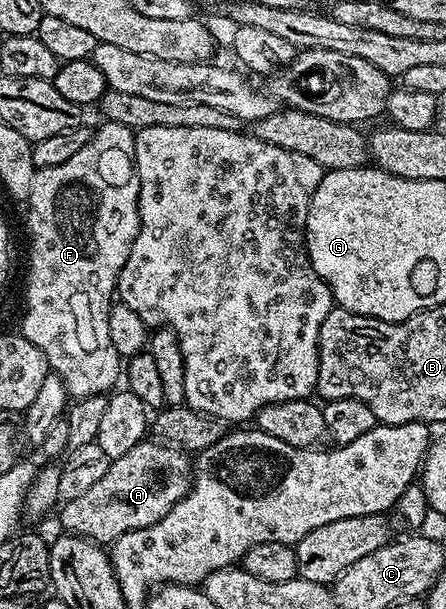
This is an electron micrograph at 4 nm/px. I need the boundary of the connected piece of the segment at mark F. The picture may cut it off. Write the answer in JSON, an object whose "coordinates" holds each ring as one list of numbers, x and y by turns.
{"coordinates":[[102,122,97,129,91,131,90,141,77,154,72,154,68,162,60,162,60,166,48,166,37,169,32,178,32,190,28,207,30,207,30,273,26,276,26,313,22,316,20,335,28,338,36,350,44,354,50,371,64,382,67,393,71,397,100,396,109,393,120,380,120,357,112,346,111,335,108,334,108,318,112,301,116,296,118,275,132,250,132,242,138,233,138,168,134,165,135,130,128,126]]}

